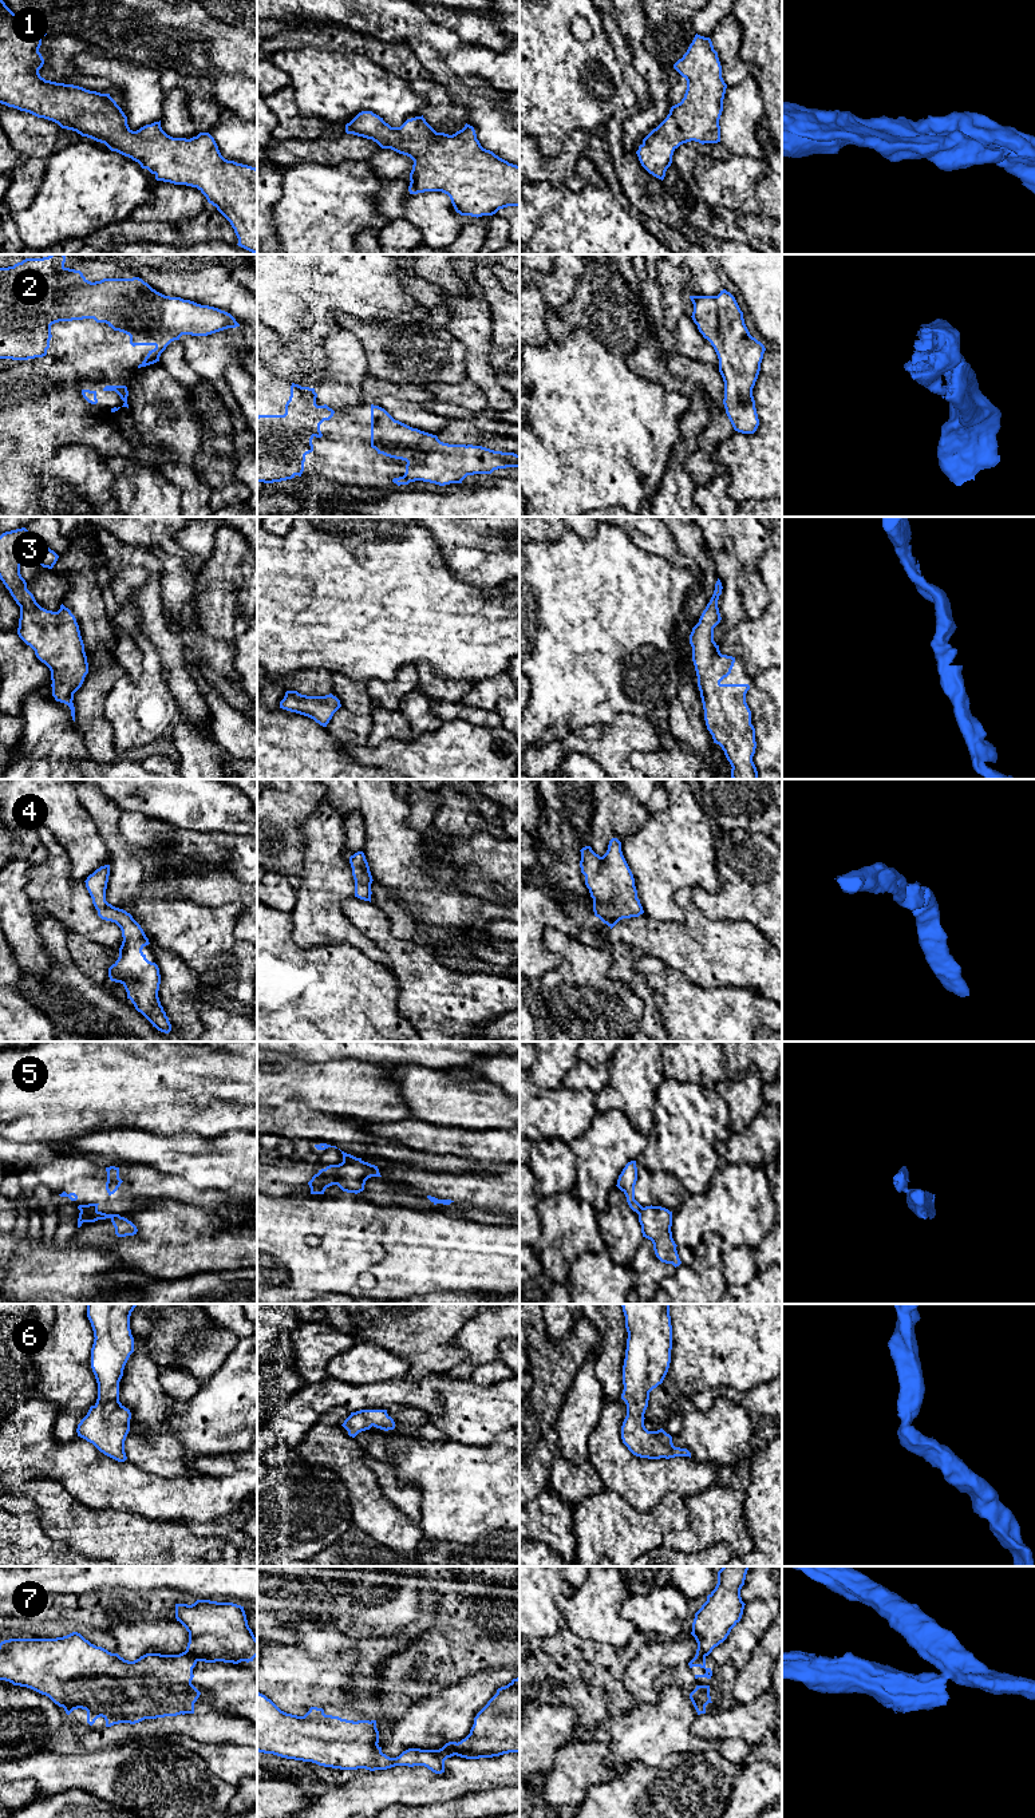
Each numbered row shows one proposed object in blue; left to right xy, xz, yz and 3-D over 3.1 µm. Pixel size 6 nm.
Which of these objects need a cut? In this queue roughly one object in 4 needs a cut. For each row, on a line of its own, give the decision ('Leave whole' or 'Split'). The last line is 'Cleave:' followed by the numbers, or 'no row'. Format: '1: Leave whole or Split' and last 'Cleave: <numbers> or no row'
1: Leave whole
2: Leave whole
3: Leave whole
4: Leave whole
5: Split
6: Leave whole
7: Split
Cleave: 5, 7

